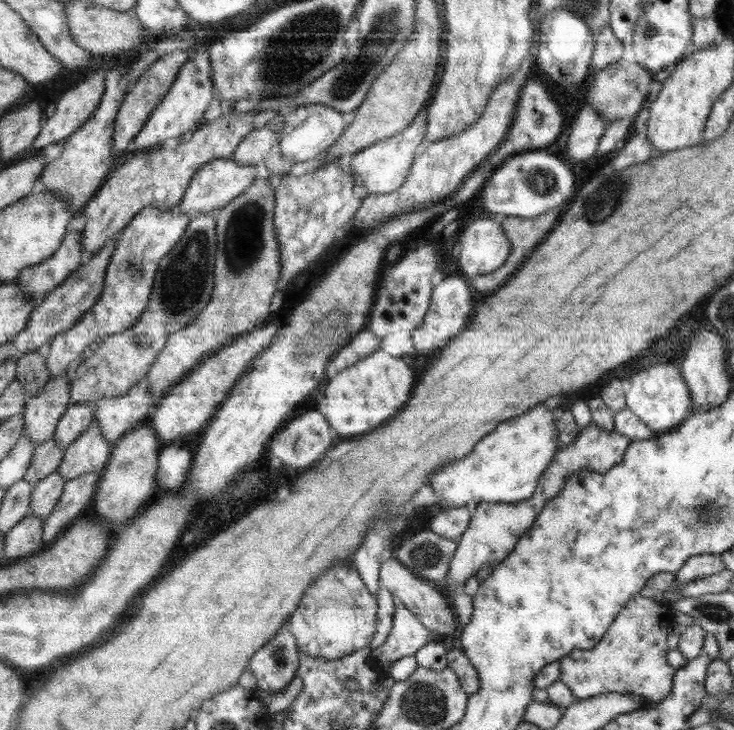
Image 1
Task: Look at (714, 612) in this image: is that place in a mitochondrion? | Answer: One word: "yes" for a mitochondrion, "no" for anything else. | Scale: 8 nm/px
yes

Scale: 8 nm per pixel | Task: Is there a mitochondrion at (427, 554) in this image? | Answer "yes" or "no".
yes

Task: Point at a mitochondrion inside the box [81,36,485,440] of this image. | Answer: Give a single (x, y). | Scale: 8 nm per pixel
(184, 279)

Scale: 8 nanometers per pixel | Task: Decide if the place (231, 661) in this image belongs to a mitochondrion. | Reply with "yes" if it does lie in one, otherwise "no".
no

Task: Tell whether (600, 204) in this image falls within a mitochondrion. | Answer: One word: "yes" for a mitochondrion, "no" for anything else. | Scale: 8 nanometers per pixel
yes

